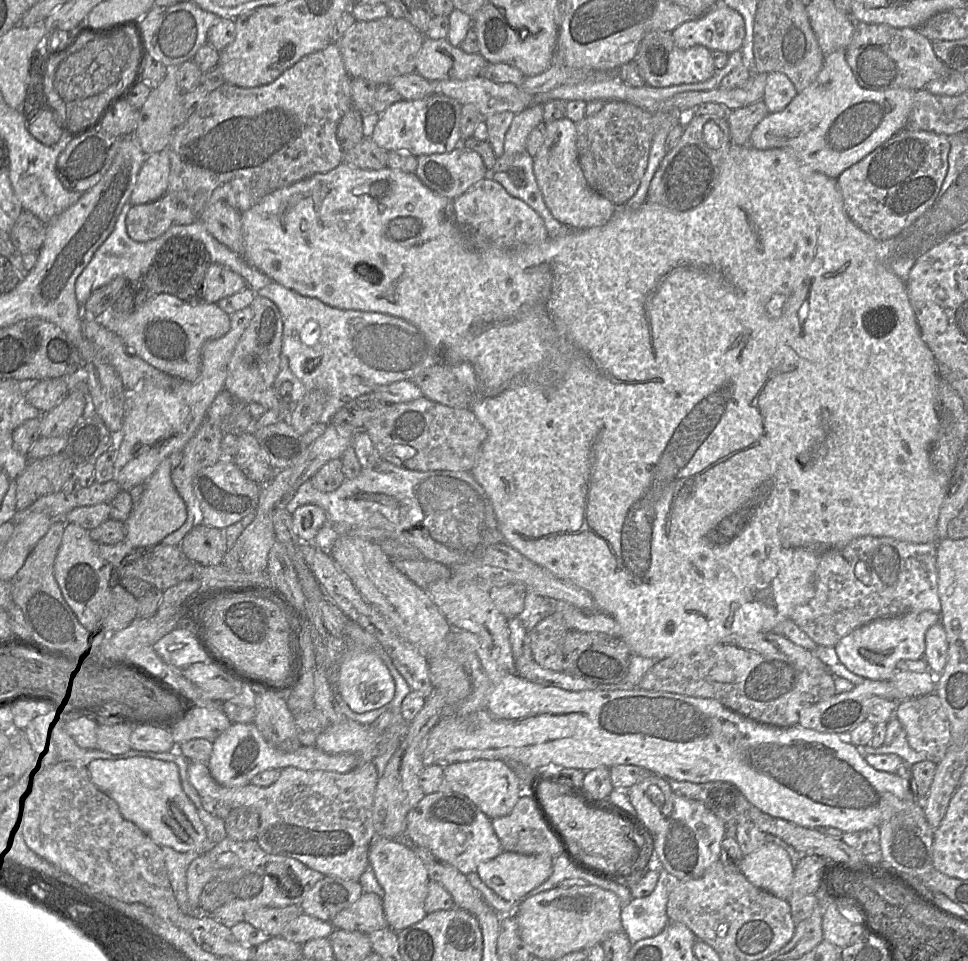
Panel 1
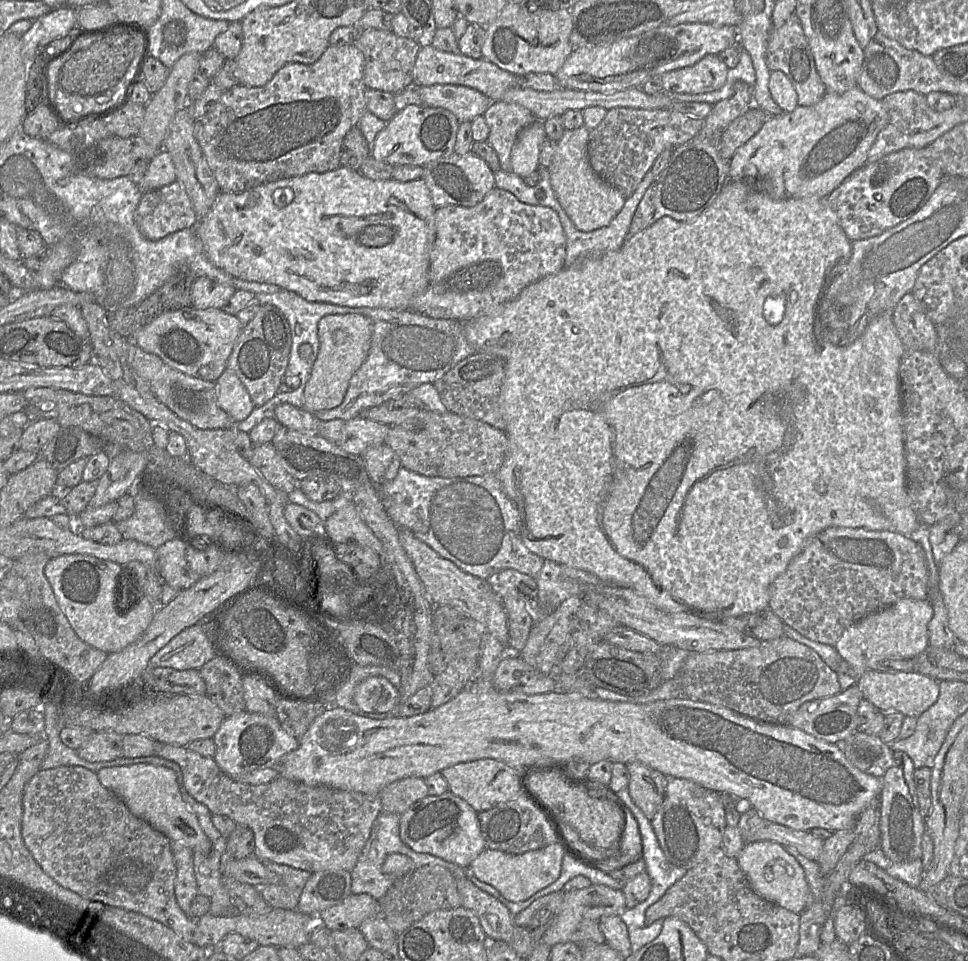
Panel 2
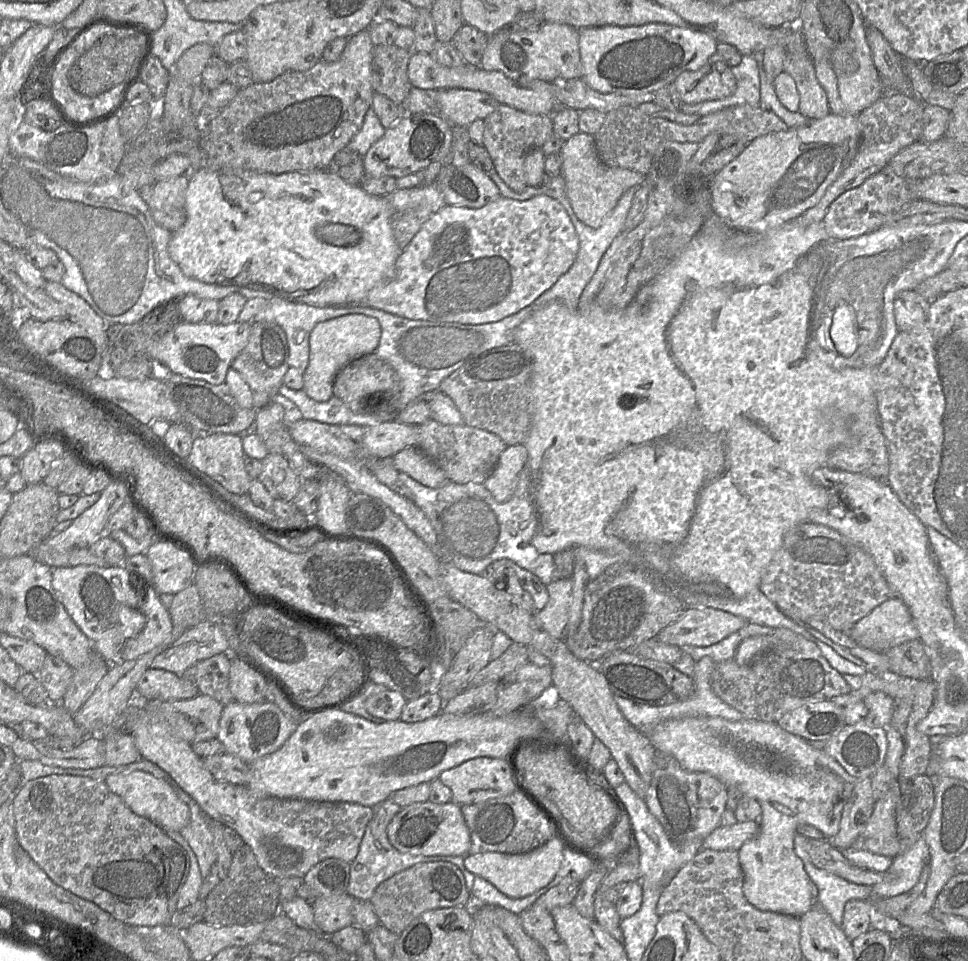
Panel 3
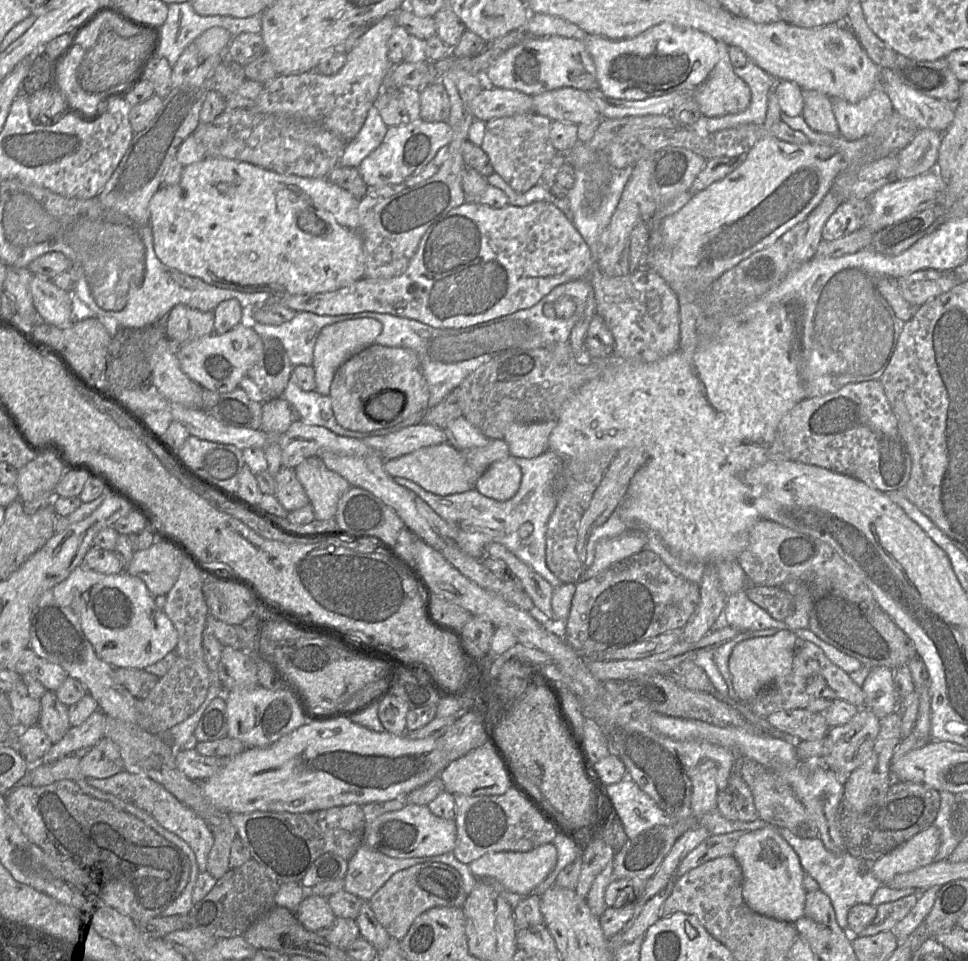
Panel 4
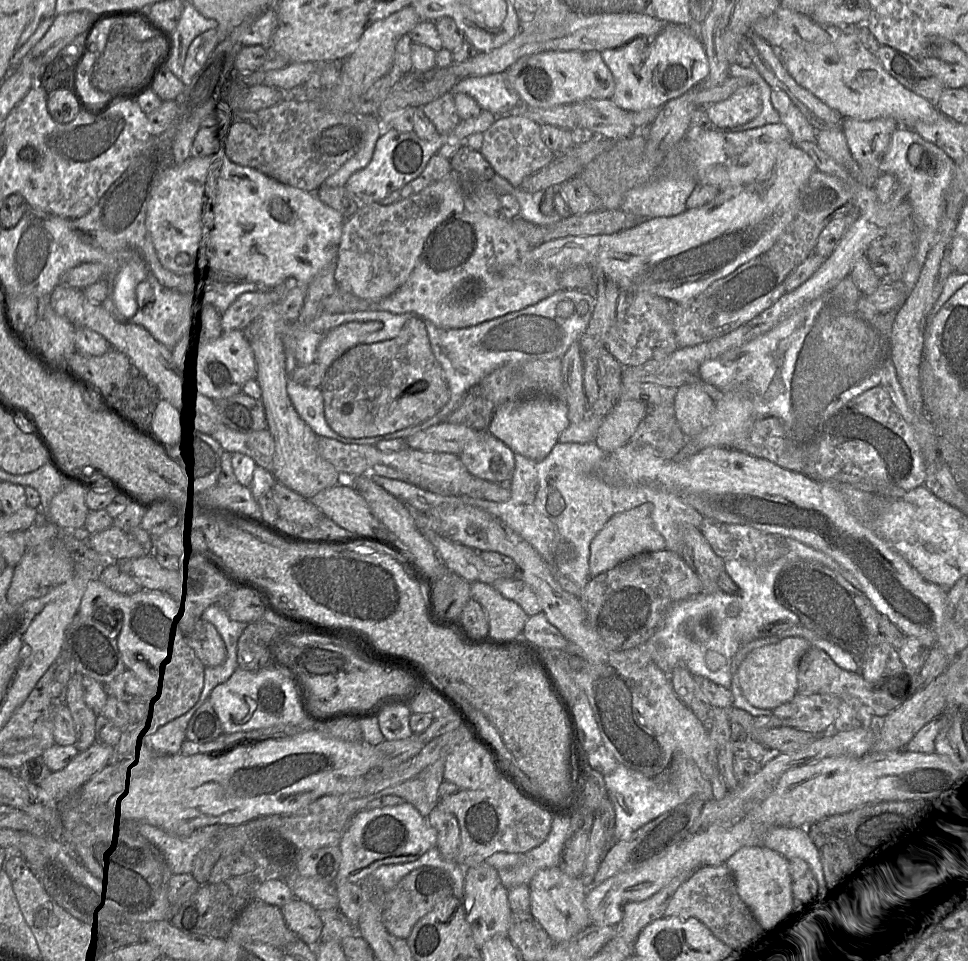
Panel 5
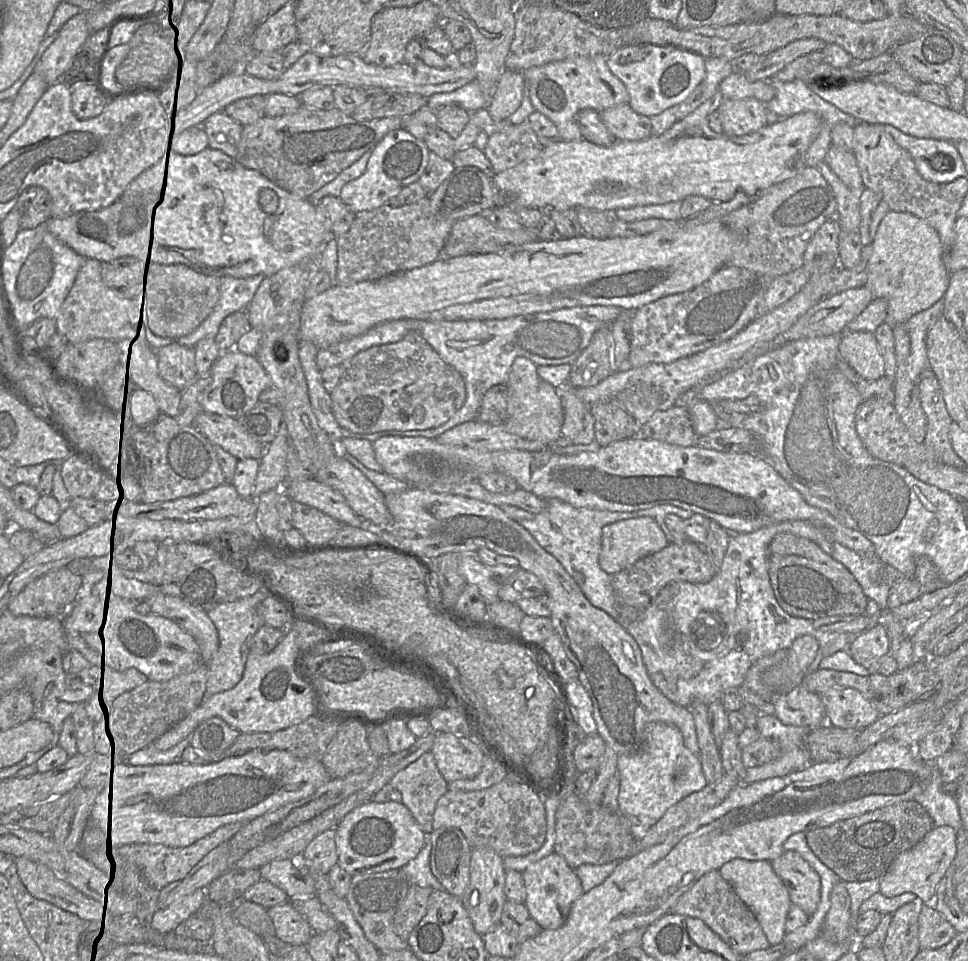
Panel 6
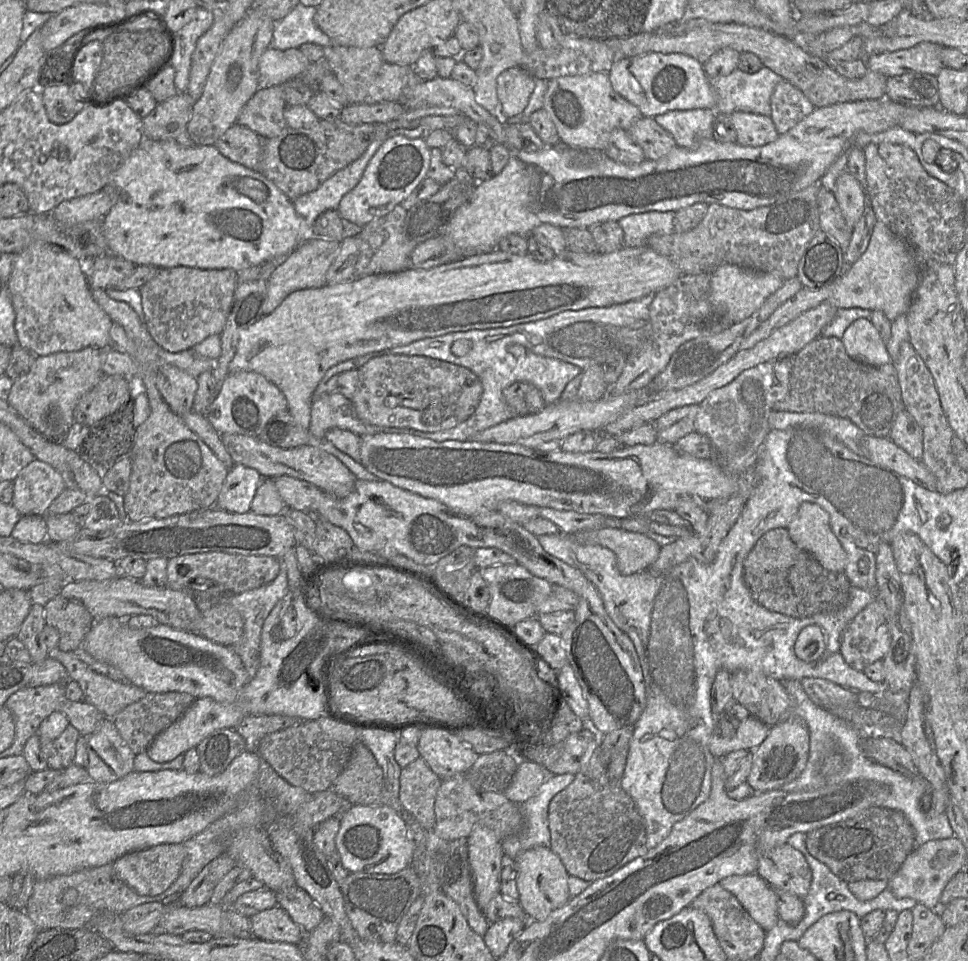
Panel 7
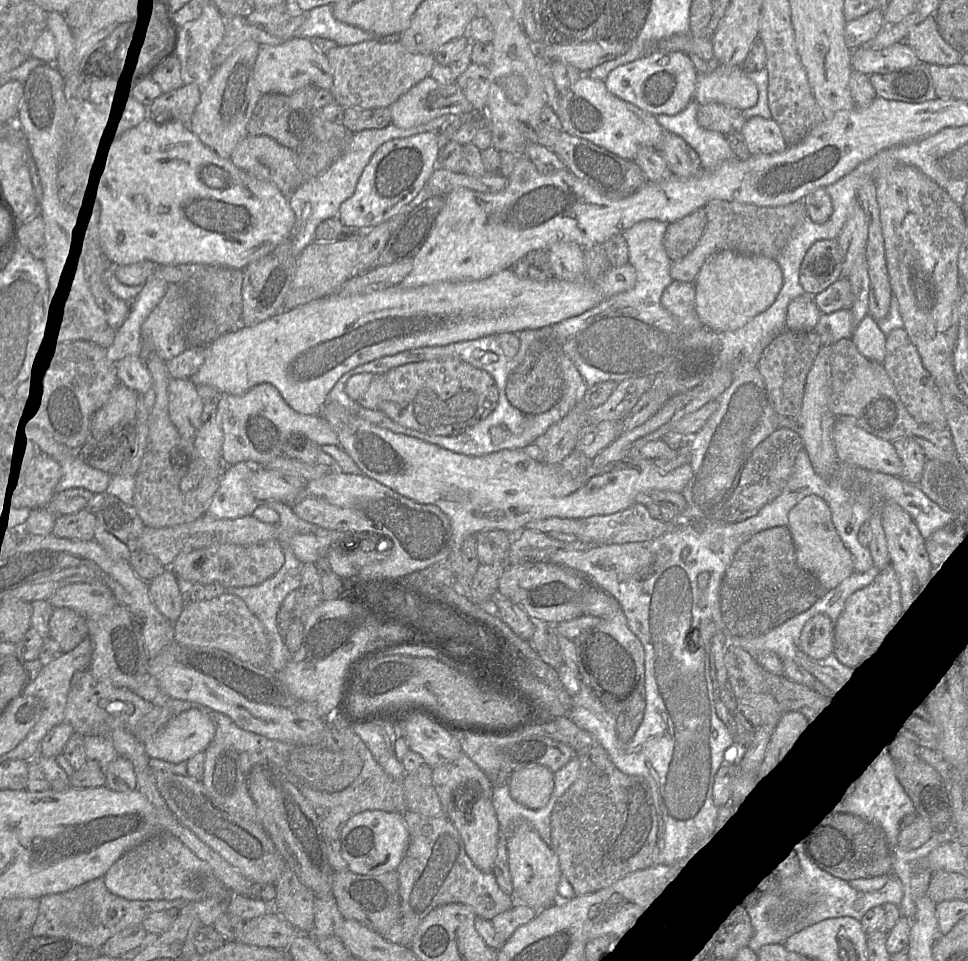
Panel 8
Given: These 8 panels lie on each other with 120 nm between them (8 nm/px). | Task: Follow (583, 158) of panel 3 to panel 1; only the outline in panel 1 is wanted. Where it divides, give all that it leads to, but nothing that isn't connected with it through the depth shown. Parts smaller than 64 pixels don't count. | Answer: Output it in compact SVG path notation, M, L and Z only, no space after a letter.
M564 117L541 125L545 139L533 158L533 170L547 208L555 219L574 230L604 225L617 207L593 190L584 177L578 159L576 123Z

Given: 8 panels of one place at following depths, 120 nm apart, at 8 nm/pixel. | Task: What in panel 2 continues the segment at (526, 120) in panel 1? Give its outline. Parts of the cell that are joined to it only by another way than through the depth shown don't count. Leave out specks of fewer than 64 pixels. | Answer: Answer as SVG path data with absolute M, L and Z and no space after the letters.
M536 120L521 131L510 155L512 171L515 174L526 178L537 171L540 150L545 139L544 121Z

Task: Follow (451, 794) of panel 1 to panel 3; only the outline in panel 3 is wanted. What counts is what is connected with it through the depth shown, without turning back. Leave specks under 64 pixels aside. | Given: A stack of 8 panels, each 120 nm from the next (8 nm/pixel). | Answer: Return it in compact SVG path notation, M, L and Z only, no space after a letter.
M456 802L410 804L392 818L387 827L388 840L401 853L424 856L466 856L471 846L469 828L461 805Z

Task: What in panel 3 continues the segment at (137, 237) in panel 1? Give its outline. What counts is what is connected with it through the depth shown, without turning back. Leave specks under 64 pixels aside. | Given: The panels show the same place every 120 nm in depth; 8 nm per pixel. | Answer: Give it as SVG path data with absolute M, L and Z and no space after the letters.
M177 176L154 182L139 190L155 222L168 231L175 231L186 220L188 183L188 176Z

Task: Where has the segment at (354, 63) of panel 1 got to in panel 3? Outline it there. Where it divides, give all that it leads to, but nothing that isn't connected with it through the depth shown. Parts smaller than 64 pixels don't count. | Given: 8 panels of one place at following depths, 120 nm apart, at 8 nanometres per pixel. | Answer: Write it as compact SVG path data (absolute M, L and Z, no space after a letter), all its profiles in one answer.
M375 45L372 52L371 76L374 92L401 105L412 85L407 68L414 51L392 45Z

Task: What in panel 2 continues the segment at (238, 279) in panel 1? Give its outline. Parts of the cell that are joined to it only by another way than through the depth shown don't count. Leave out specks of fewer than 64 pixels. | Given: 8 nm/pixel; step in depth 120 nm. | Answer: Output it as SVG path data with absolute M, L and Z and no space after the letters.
M207 277L196 278L191 287L191 306L196 309L222 309L237 289Z

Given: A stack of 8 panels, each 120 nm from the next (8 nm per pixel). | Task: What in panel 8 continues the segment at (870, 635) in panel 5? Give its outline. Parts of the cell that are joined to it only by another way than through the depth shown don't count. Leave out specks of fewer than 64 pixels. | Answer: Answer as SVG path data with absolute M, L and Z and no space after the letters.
M773 527L753 535L737 550L720 587L720 608L730 636L762 635L808 610L827 590L796 561L788 527Z

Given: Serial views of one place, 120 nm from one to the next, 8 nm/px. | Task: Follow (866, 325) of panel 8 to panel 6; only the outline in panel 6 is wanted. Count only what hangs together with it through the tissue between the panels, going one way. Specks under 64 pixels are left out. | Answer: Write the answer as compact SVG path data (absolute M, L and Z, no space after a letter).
M844 331L839 343L839 354L867 380L877 380L885 375L884 359L872 332Z

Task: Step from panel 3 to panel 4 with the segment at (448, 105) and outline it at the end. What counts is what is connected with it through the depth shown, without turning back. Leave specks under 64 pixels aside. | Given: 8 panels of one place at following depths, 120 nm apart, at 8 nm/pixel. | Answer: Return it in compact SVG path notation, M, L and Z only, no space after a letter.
M497 87L489 90L482 89L481 92L471 101L470 110L474 120L480 120L485 123L496 118L534 113L532 97L519 91L501 89Z

